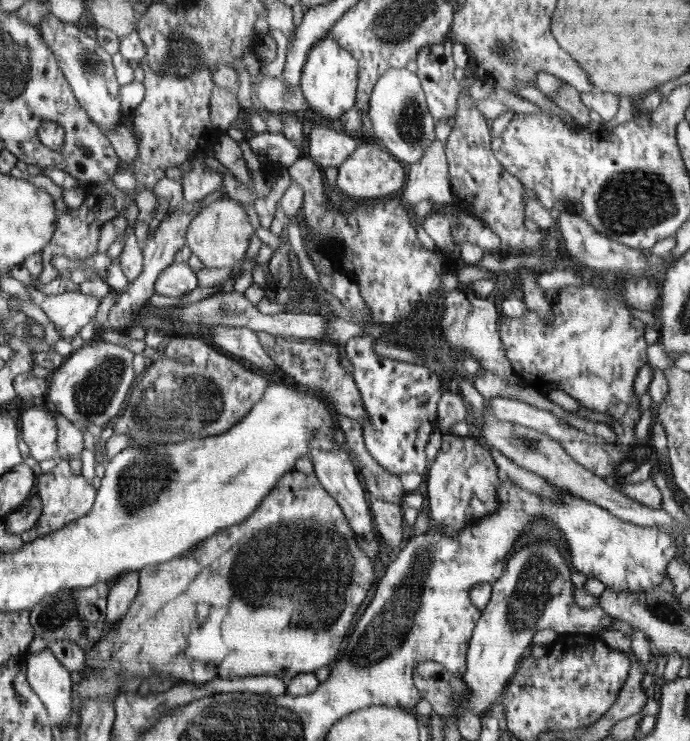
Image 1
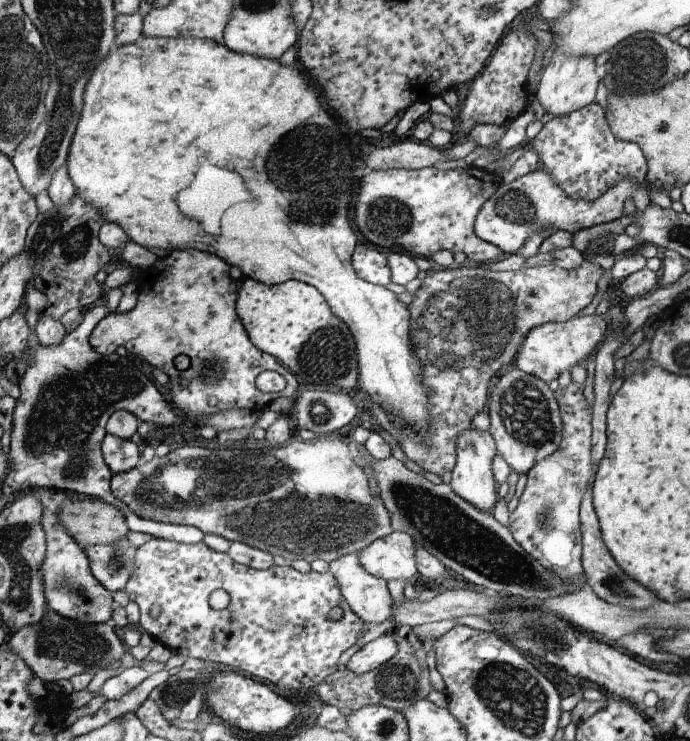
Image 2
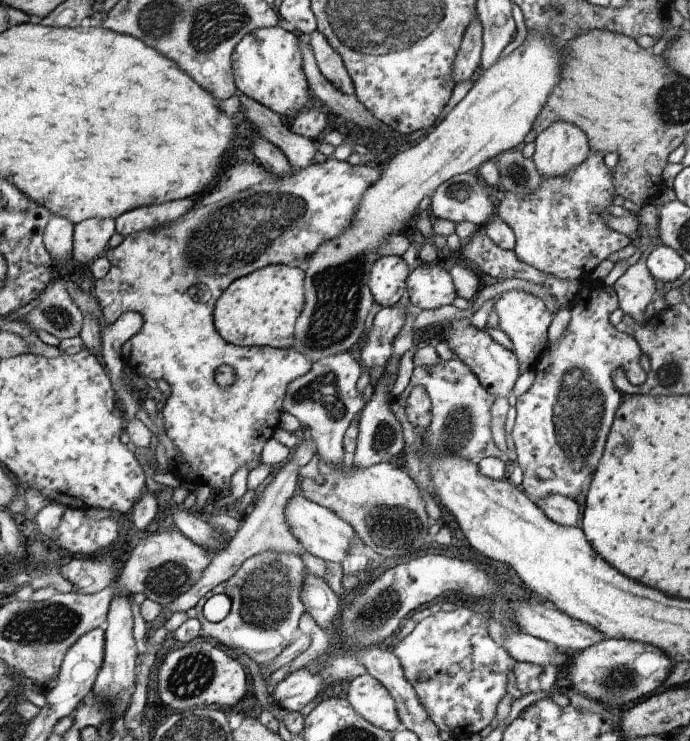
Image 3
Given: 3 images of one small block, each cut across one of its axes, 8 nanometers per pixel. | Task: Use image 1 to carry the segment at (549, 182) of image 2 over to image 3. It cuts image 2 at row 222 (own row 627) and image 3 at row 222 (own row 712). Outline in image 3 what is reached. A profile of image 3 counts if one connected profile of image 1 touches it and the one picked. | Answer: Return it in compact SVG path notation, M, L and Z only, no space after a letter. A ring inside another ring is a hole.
M477 171L460 173L433 192L428 211L437 219L456 224L470 221L482 228L494 208L488 187Z

